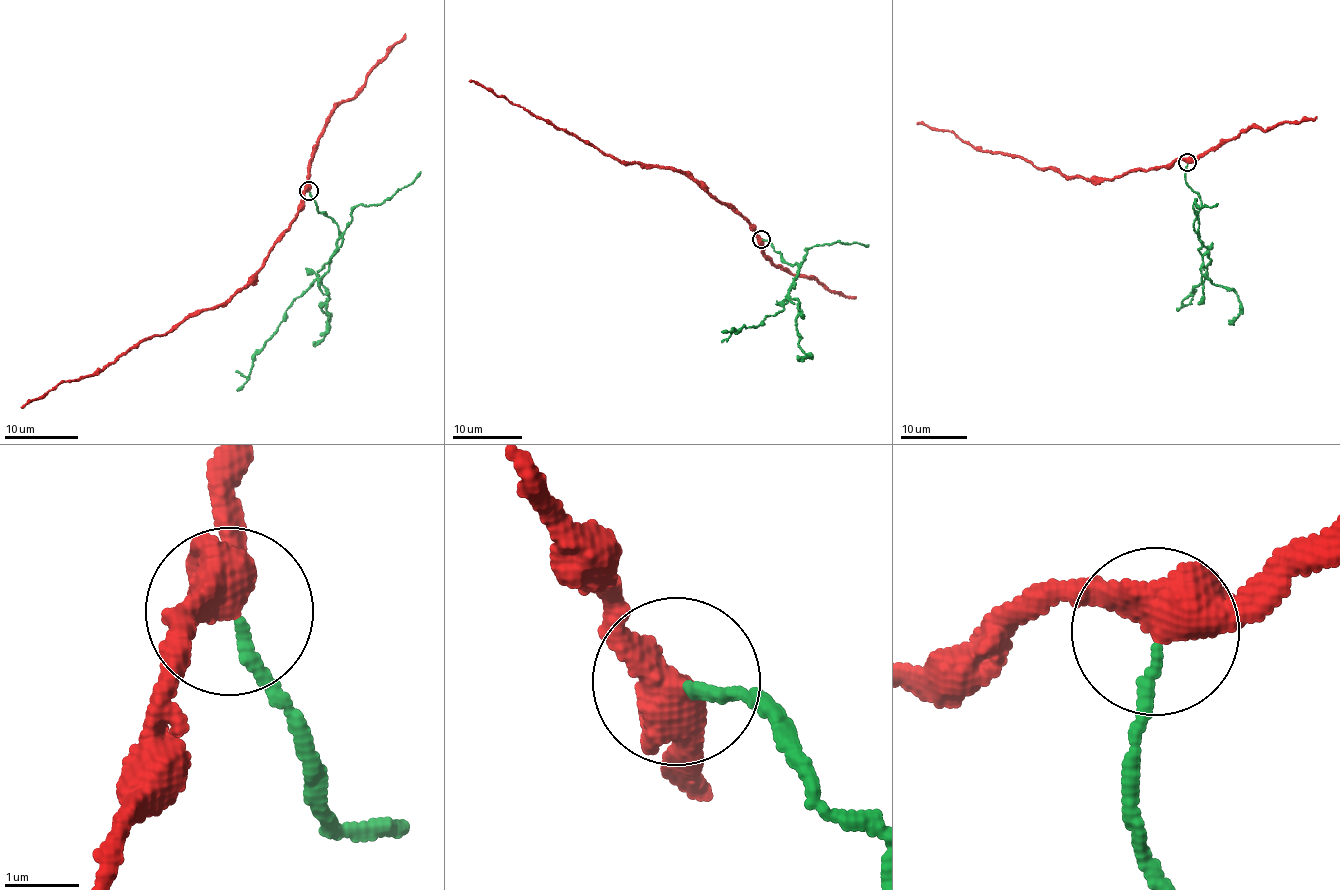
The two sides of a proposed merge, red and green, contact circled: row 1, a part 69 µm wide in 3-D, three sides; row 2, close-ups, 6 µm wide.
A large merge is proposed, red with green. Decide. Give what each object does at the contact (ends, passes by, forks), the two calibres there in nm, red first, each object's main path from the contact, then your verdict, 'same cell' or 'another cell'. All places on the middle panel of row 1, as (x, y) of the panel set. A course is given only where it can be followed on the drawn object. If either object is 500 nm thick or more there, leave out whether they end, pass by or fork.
red passes by | green ends | 480/140 nm | red via (761, 239), (733, 207), (685, 175), (674, 170), (615, 160), (485, 86), (468, 81) | green via (761, 239), (799, 268), (782, 310), (754, 328), (721, 332) | another cell

